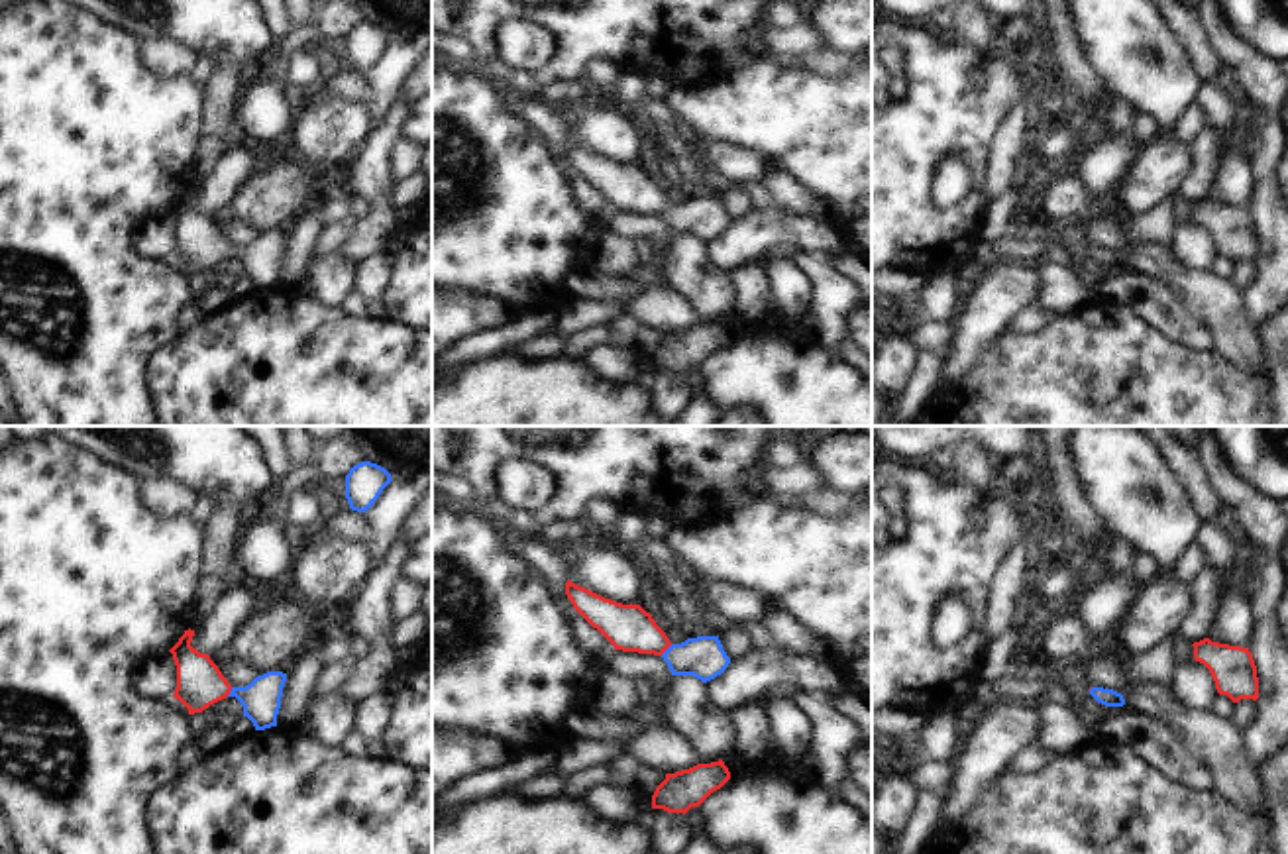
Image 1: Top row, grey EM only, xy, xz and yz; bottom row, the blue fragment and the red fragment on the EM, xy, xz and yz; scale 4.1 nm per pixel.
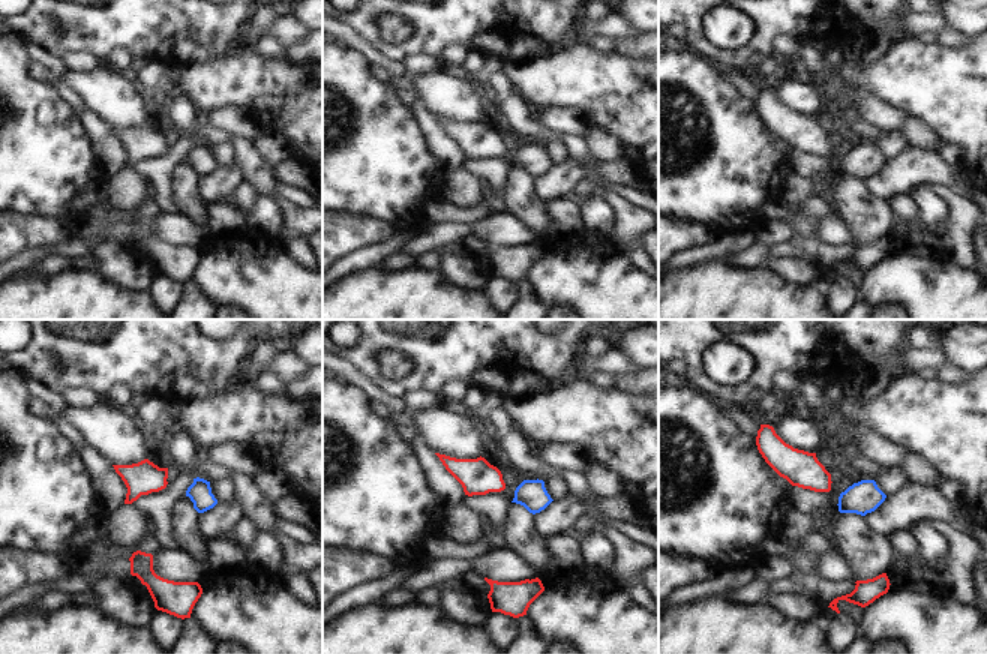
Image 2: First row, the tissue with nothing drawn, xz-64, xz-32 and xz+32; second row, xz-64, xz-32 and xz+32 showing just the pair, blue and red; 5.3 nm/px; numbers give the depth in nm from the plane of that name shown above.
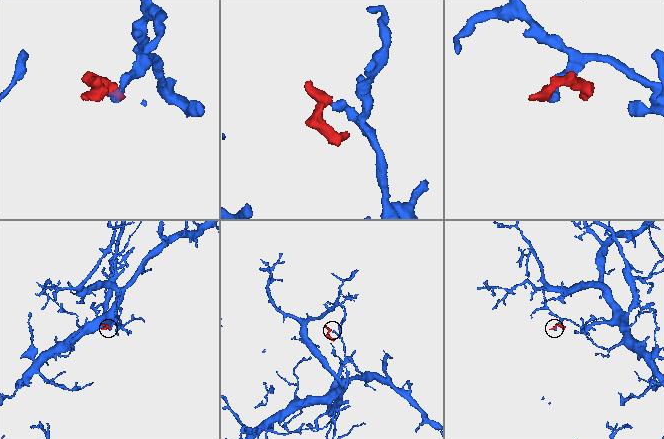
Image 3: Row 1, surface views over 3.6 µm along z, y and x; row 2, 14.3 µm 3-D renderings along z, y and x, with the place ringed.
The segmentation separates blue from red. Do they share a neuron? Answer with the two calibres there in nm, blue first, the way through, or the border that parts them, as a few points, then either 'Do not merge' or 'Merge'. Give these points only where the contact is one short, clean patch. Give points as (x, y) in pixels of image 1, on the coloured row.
Thickness 170 nm (blue) against 190 nm. Path across: xz (703, 656), (676, 656), (668, 648), (627, 627). Merge

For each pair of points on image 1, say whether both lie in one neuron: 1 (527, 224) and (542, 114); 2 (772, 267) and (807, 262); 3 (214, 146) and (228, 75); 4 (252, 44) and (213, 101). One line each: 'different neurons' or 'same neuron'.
1: different neurons
2: different neurons
3: same neuron
4: different neurons

